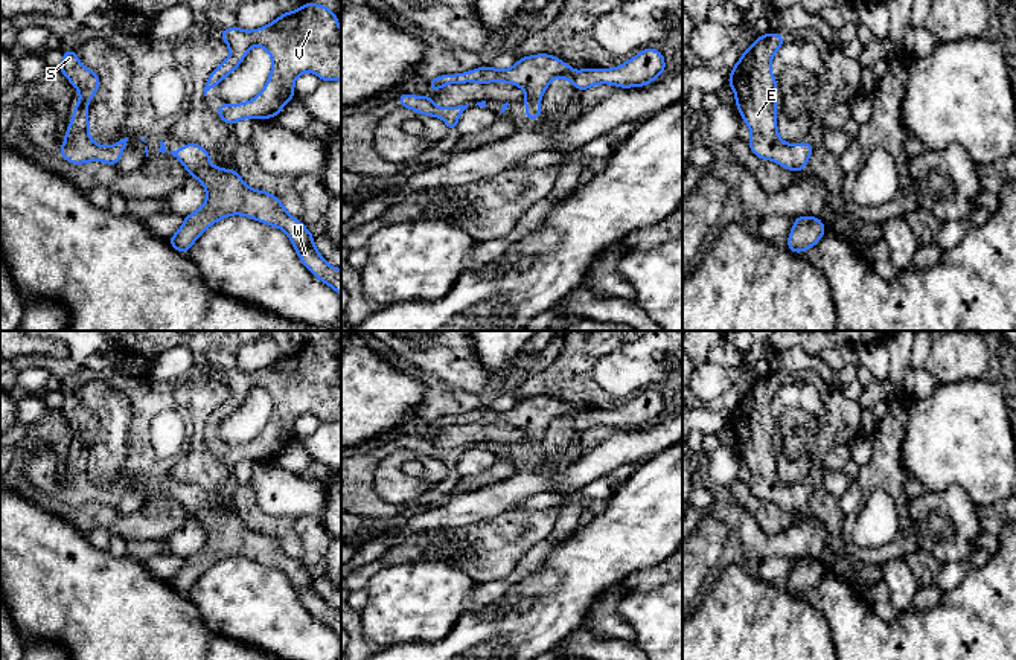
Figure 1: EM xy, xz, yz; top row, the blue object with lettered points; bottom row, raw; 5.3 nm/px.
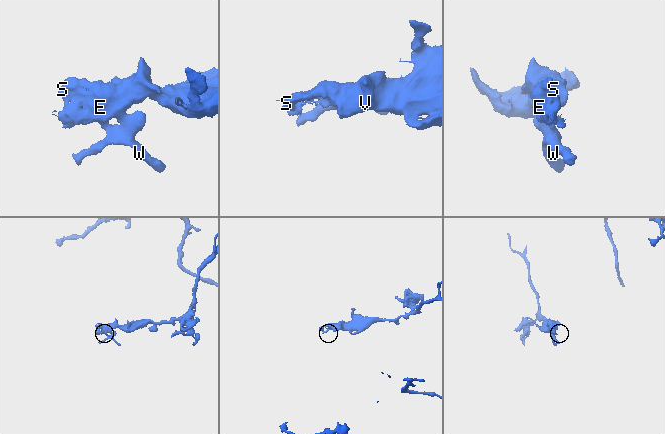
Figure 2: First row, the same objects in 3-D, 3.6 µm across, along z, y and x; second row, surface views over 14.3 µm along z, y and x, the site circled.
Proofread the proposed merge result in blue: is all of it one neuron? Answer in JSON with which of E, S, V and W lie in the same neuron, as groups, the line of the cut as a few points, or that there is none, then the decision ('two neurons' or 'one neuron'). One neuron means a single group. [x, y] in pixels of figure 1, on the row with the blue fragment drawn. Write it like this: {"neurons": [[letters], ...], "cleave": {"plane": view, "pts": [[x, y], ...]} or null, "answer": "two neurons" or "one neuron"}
{"neurons": [["E", "S", "V", "W"]], "cleave": null, "answer": "one neuron"}

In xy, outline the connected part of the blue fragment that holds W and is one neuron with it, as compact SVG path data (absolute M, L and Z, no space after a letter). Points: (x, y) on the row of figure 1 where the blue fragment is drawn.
M187 142L169 154L184 165L187 174L195 177L207 194L206 203L184 216L183 226L168 239L175 250L186 255L212 224L230 215L244 215L282 229L289 236L302 264L341 296L341 268L326 262L315 248L312 233L286 212L277 197L268 191L248 187L235 169L212 166L210 154L200 145Z

